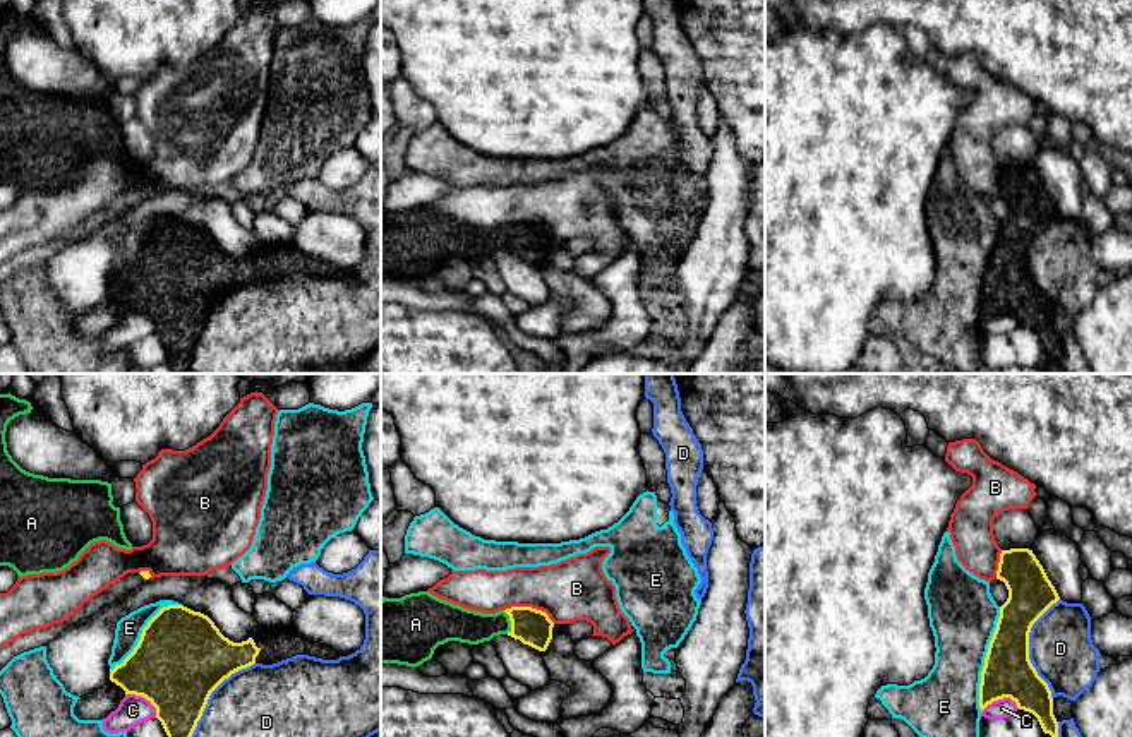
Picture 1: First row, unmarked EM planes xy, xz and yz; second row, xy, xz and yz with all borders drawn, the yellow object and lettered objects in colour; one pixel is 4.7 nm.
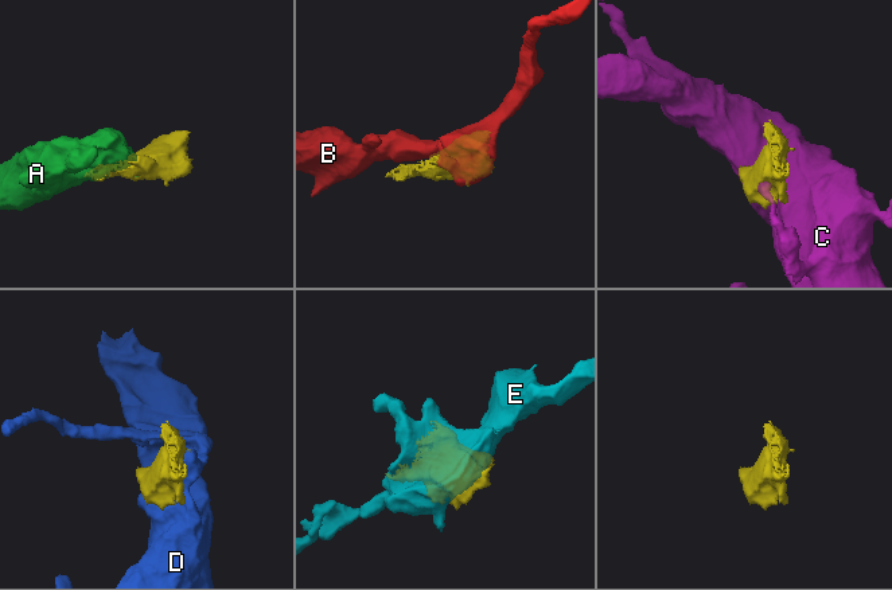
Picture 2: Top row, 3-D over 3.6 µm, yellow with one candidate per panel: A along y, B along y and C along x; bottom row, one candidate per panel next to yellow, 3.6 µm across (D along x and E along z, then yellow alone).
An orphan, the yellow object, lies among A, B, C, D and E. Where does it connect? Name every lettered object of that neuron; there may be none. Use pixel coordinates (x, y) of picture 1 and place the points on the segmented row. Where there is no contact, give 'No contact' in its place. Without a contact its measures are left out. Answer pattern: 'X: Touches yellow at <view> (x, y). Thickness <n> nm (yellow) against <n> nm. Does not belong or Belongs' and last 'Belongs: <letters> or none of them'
A: Touches yellow at xz (511, 623). Thickness 170 nm (yellow) against 160 nm. Belongs
B: Touches yellow at xz (530, 607). Thickness 170 nm (yellow) against 300 nm. Does not belong
C: Touches yellow at xy (144, 696). Thickness 420 nm (yellow) against 140 nm. Does not belong
D: Touches yellow at yz (1028, 648). Thickness 240 nm (yellow) against 300 nm. Does not belong
E: Touches yellow at yz (985, 659). Thickness 240 nm (yellow) against 320 nm. Does not belong
Belongs: A

